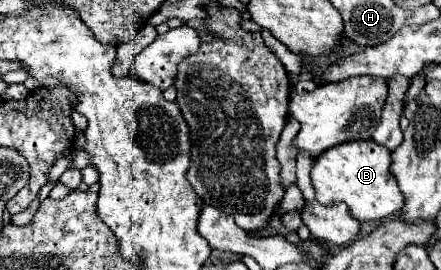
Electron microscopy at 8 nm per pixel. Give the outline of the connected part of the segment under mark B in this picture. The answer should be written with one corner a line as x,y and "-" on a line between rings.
353,140
337,144
313,160
311,184
315,200
331,204
331,200
345,202
349,214
357,220
383,220
393,216
403,206
403,192
391,174
391,152
379,148
373,140

